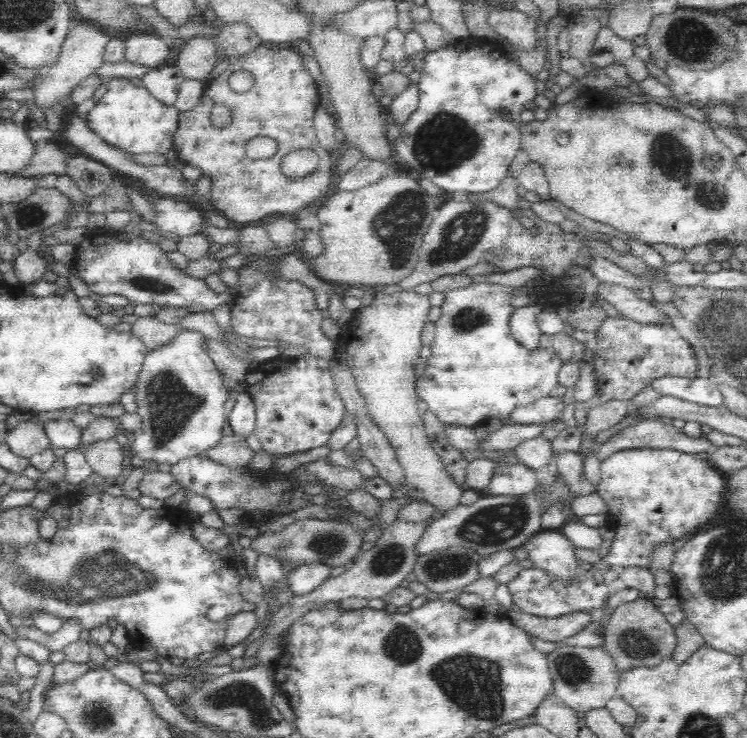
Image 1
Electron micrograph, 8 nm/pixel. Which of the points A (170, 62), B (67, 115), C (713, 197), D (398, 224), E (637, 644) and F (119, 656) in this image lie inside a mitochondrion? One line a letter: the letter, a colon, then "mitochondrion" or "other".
A: other
B: other
C: mitochondrion
D: mitochondrion
E: mitochondrion
F: other

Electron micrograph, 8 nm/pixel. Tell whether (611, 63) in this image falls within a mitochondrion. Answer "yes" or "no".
no

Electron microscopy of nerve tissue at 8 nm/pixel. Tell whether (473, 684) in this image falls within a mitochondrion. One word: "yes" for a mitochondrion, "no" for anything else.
yes

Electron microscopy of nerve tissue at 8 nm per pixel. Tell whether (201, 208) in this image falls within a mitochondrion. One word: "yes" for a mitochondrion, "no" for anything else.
no

